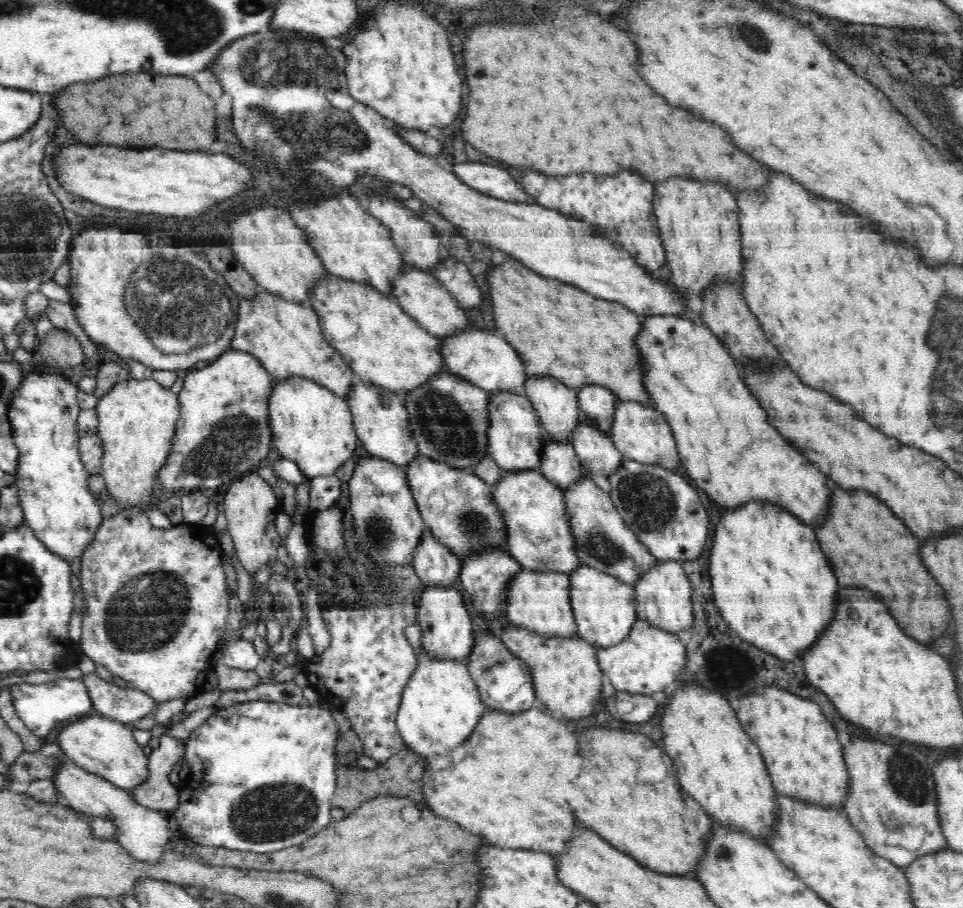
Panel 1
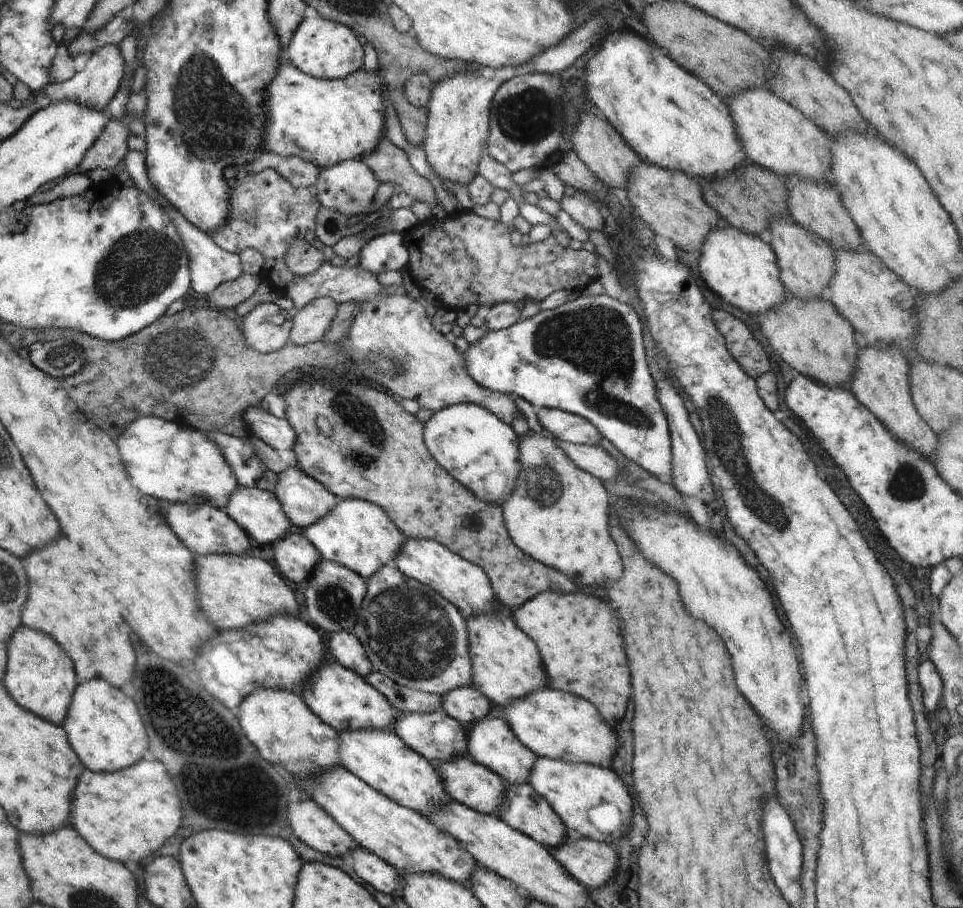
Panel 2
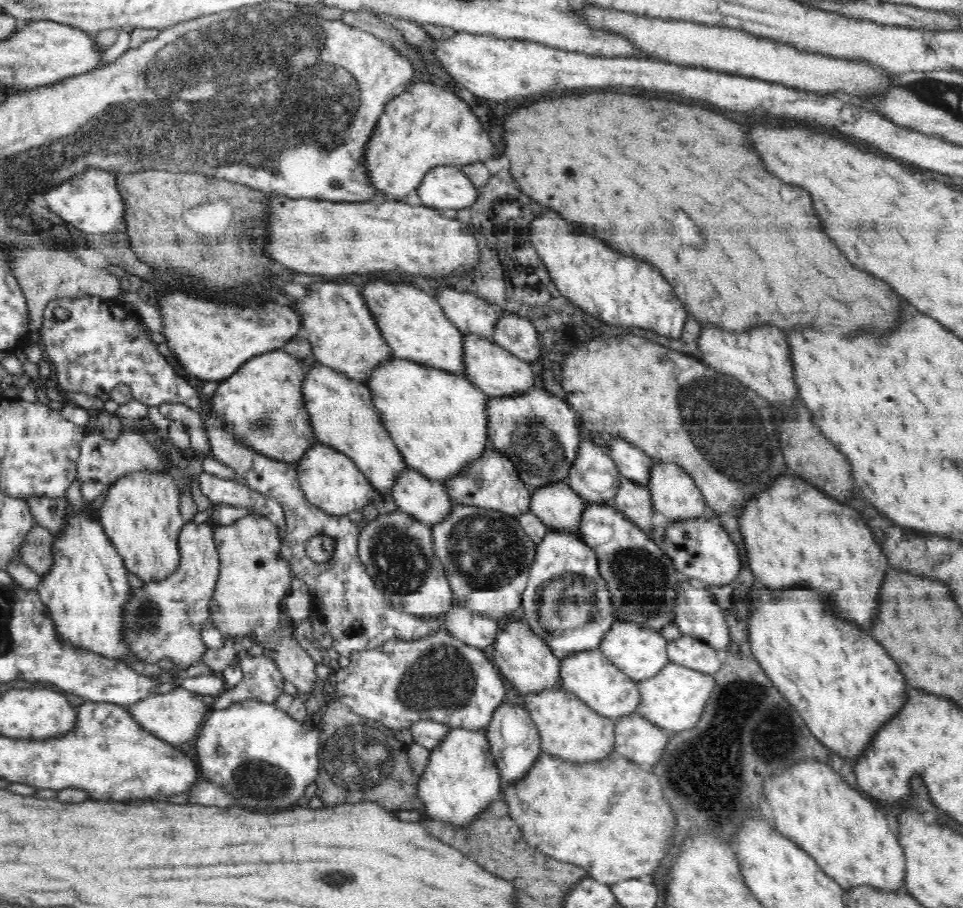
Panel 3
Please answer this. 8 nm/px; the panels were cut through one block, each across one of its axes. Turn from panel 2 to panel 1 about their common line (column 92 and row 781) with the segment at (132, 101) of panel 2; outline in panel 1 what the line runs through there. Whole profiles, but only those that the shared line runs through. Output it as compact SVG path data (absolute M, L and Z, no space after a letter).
M163 734L149 754L151 777L144 785L128 792L136 803L151 810L172 813L180 804L179 788L170 783L170 773L185 758L186 743Z

